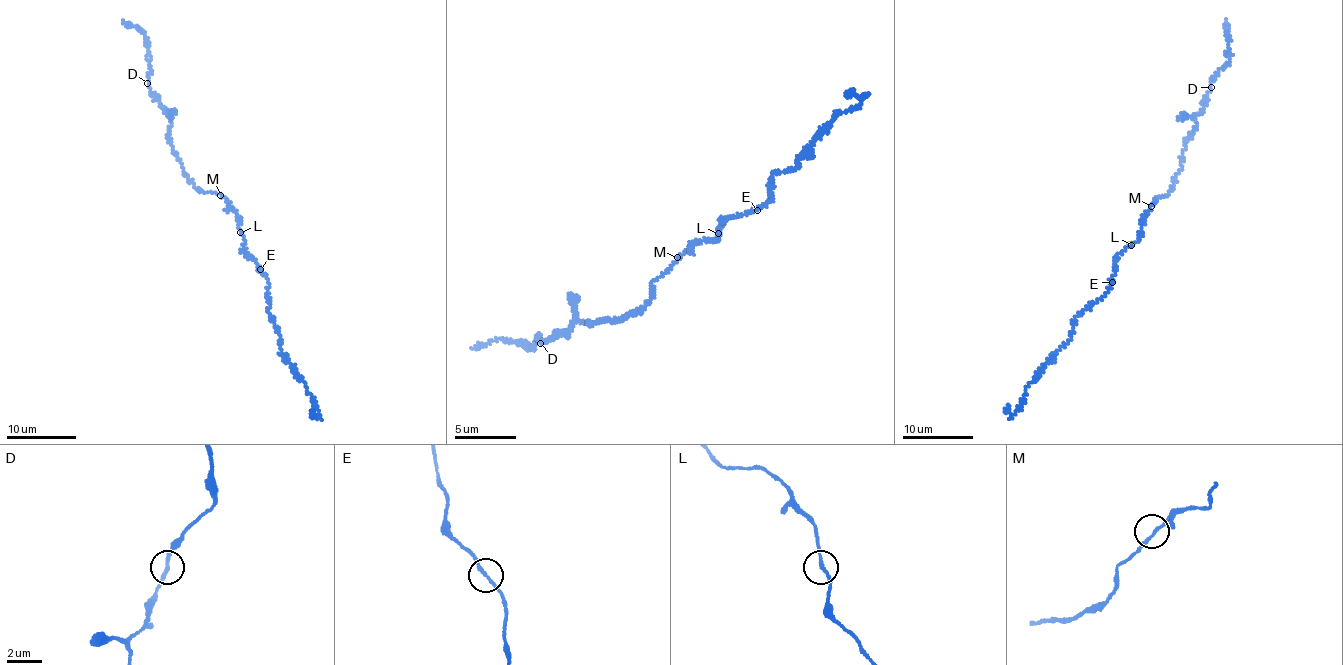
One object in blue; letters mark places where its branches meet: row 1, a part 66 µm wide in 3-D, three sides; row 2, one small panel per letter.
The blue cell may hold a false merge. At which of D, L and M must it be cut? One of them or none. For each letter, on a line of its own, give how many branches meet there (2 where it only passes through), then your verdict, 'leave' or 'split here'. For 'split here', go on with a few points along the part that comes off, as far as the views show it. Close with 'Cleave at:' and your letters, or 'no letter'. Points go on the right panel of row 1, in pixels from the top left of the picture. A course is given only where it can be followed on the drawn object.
D: 2 branches meet; leave
L: 2 branches meet; leave
M: 2 branches meet; leave
Cleave at: no letter

